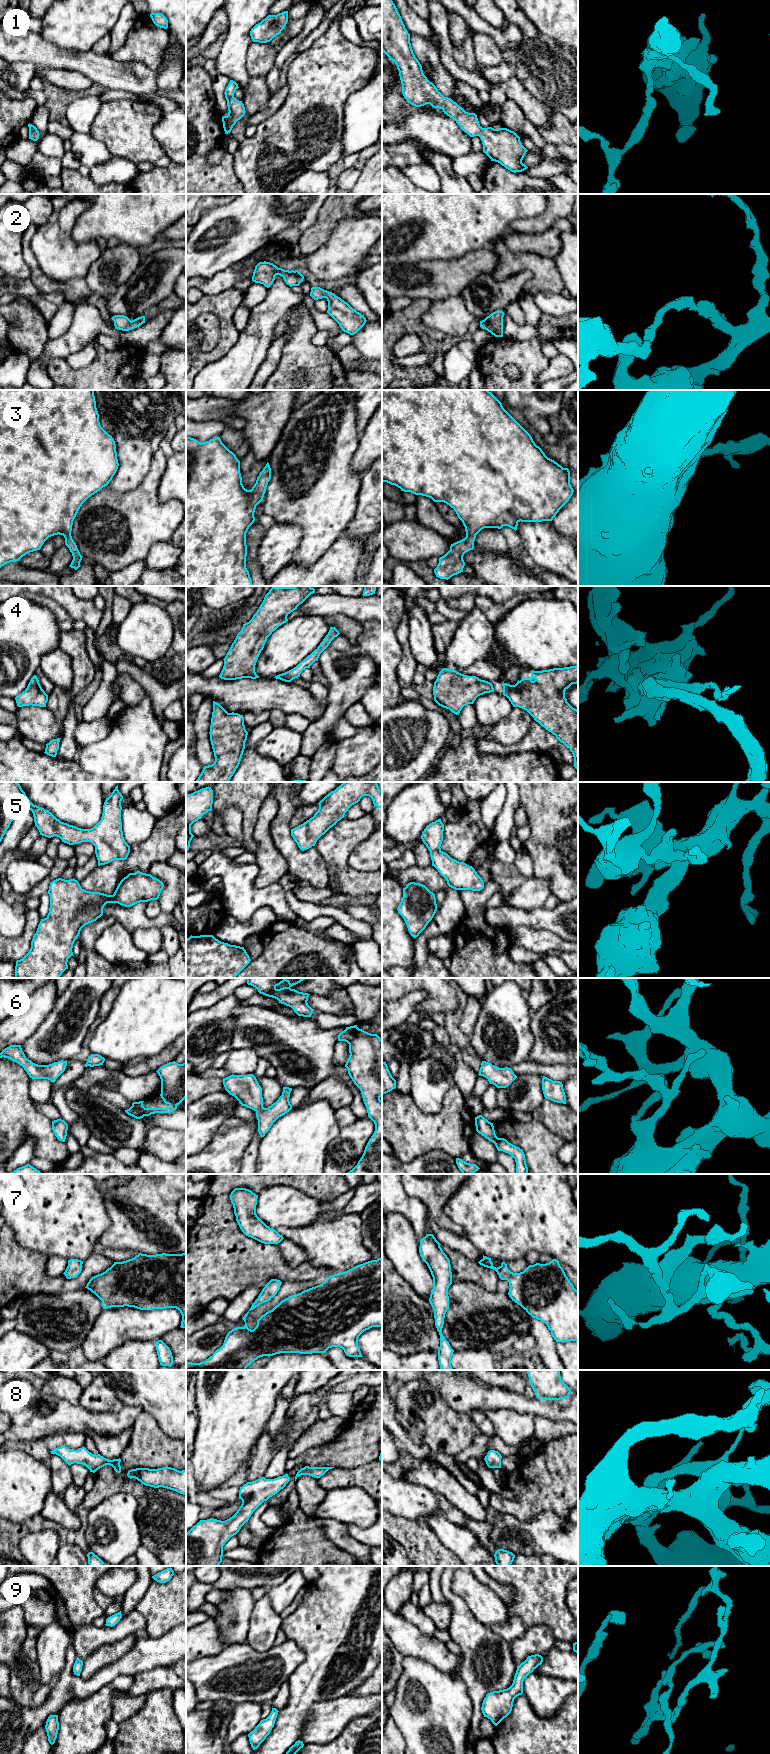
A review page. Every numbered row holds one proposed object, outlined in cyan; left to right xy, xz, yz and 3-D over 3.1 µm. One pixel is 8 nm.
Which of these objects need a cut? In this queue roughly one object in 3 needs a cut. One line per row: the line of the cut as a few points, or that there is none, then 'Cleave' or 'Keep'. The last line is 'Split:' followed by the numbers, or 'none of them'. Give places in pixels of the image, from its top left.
1: No split. Keep
2: No split. Keep
3: No split. Keep
4: No split. Keep
5: No split. Keep
6: No split. Keep
7: No split. Keep
8: No split. Keep
9: No split. Keep
Split: none of them

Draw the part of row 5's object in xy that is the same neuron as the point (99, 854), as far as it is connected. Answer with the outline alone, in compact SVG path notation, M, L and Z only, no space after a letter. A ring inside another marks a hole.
M0 782L0 842L15 816L31 810L40 835L48 838L57 836L69 845L91 842L95 846L98 866L114 860L126 860L130 846L123 837L122 799L117 785L104 802L101 820L91 829L81 829L61 822L51 812L34 805L19 782Z

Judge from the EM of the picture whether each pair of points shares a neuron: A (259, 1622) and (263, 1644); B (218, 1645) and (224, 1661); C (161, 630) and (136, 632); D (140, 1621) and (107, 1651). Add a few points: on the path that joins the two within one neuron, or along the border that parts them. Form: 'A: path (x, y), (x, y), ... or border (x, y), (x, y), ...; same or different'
A: path (262, 1627), (262, 1639); same
B: border (225, 1646), (215, 1655), (203, 1656), (198, 1659); different
C: path (155, 630), (142, 632); same
D: border (133, 1633), (117, 1641), (105, 1643), (97, 1649); different

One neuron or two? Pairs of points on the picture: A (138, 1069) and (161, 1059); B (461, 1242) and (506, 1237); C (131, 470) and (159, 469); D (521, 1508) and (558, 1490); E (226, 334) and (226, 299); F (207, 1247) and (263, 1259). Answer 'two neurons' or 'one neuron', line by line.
A: one neuron
B: two neurons
C: two neurons
D: one neuron
E: one neuron
F: one neuron

